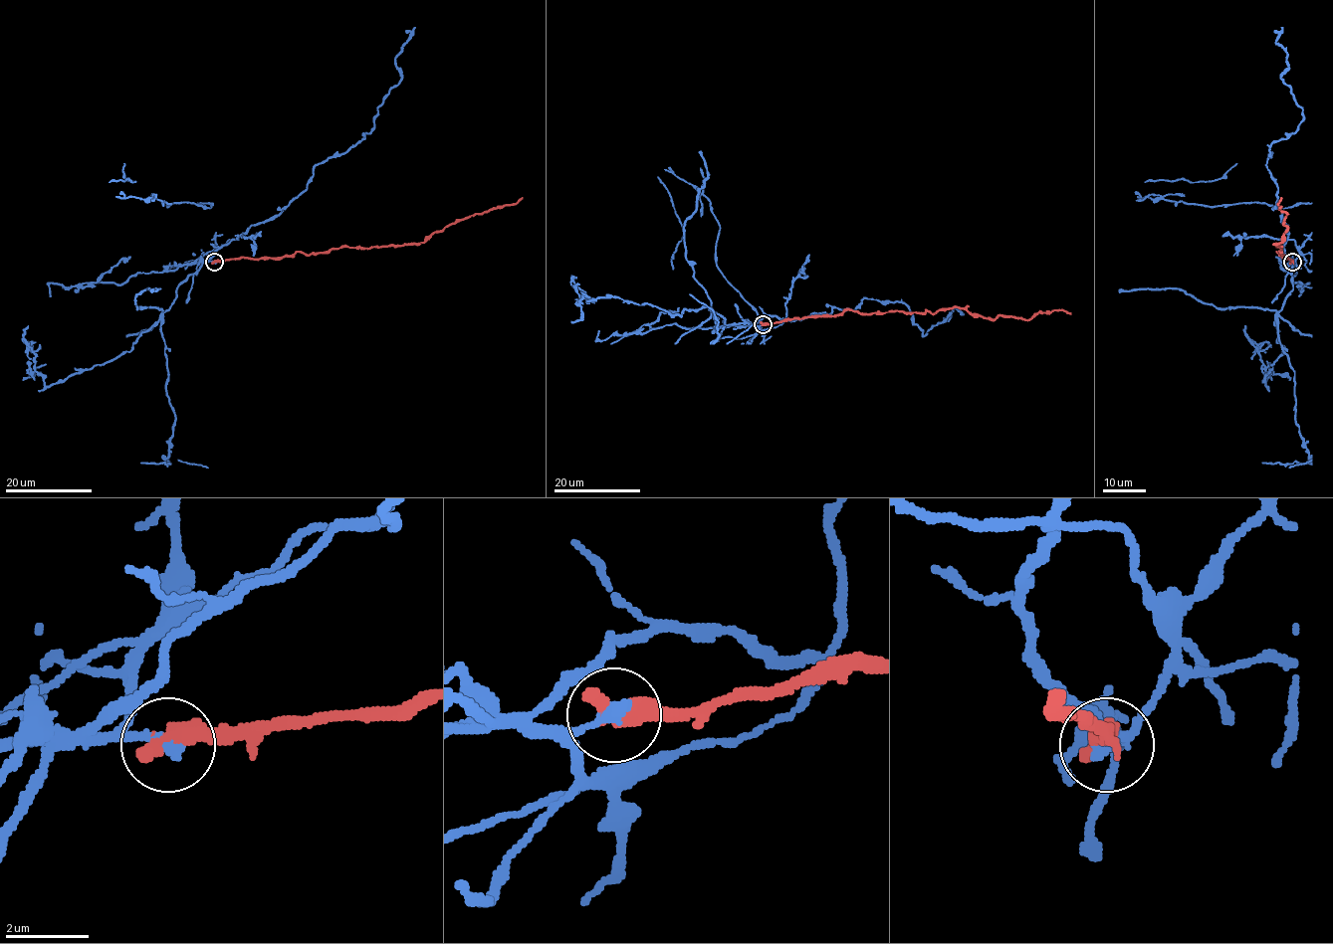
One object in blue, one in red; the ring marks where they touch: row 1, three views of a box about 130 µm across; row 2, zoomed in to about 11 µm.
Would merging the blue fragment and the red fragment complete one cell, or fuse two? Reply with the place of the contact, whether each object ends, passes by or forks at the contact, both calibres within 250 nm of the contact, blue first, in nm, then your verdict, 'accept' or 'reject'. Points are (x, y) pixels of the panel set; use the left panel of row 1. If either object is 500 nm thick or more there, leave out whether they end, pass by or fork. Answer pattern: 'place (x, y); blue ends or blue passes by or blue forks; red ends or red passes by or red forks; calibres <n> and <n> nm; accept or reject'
place (214, 262); calibres 320 and 550 nm; reject

